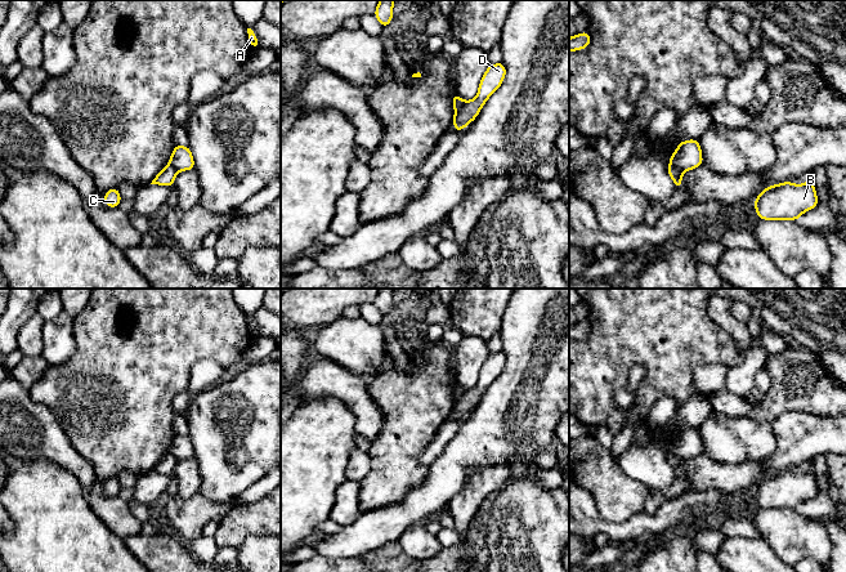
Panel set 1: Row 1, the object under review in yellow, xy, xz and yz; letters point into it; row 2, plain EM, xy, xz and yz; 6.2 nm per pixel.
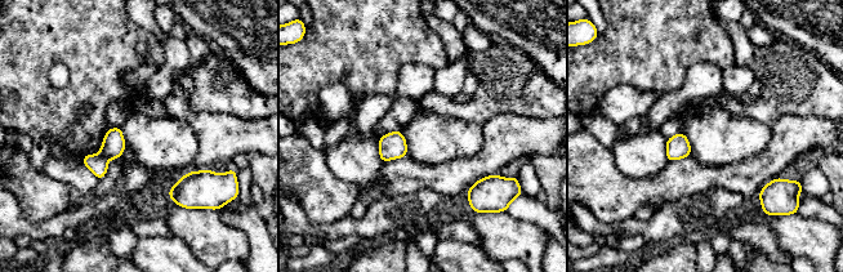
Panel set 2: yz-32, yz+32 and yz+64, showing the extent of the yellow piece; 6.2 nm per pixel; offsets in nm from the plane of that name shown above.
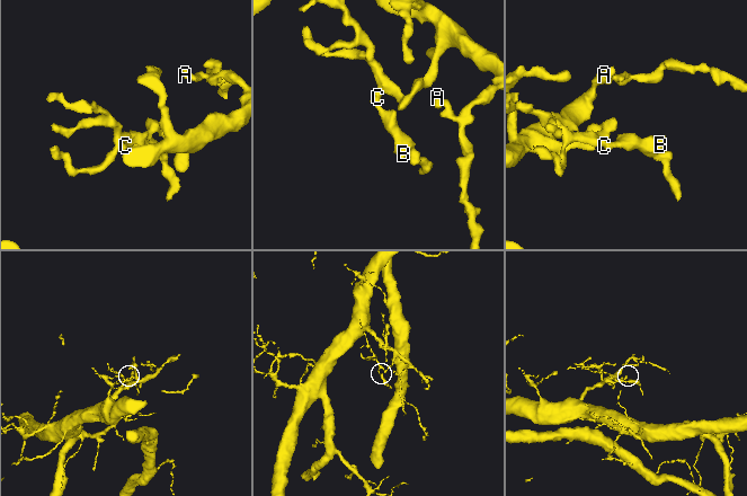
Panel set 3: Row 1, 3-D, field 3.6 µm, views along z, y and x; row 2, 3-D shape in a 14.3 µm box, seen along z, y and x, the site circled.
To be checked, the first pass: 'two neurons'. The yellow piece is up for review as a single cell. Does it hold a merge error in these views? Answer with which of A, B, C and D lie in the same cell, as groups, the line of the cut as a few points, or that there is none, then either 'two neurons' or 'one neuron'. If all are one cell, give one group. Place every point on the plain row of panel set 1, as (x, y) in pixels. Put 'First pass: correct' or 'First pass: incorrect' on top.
First pass: correct
A D / B C | yz (670, 451), (684, 460) | two neurons

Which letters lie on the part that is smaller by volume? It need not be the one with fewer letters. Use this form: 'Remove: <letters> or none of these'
Remove: B, C

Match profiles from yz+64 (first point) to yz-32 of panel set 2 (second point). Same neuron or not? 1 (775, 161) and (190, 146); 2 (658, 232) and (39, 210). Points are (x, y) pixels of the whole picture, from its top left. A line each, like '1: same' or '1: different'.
1: different
2: different

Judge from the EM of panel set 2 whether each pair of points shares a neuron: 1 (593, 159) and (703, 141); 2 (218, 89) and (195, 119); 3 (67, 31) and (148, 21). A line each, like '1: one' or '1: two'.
1: two
2: two
3: two

